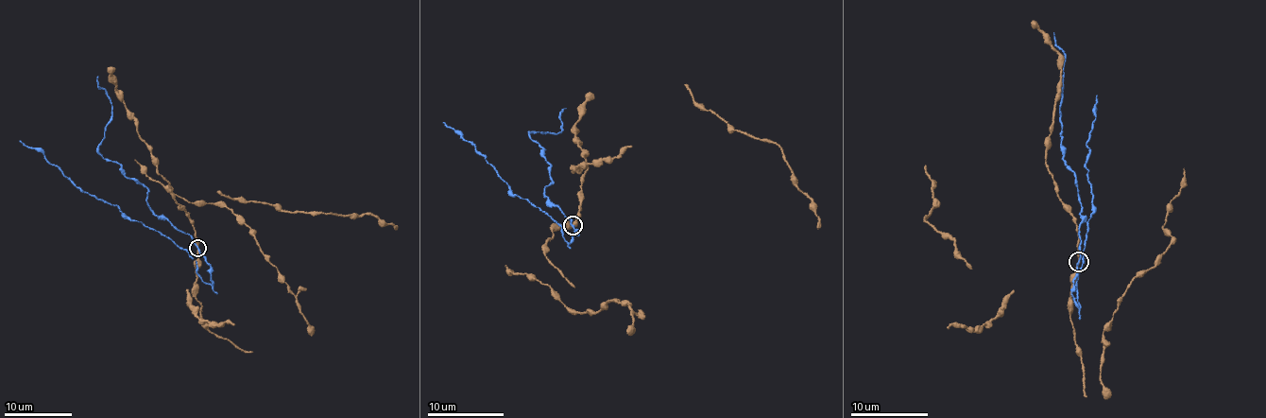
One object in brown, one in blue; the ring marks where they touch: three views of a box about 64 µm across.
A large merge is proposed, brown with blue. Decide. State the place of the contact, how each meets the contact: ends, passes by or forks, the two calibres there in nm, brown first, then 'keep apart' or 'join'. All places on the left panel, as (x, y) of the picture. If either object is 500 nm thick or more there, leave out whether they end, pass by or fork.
at (197, 248); brown passes by; blue passes by; 190 nm thick on the brown side, 170 nm on the other; keep apart

